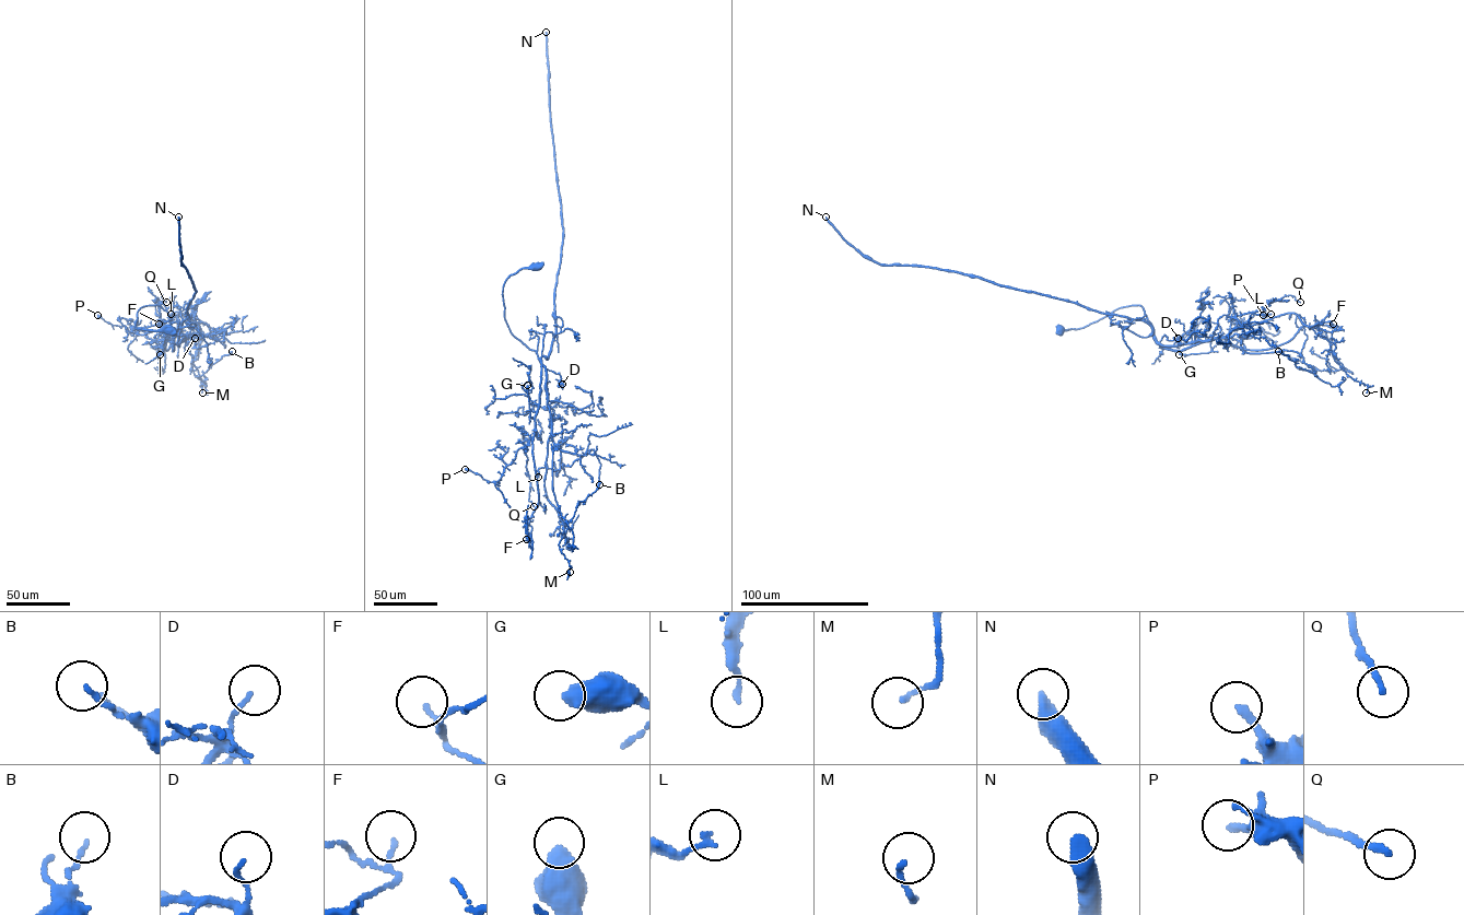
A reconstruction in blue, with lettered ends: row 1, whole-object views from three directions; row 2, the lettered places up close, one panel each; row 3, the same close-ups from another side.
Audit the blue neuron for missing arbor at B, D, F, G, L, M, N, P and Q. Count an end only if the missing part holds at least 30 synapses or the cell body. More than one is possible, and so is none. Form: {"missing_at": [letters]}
{"missing_at": ["N"]}

